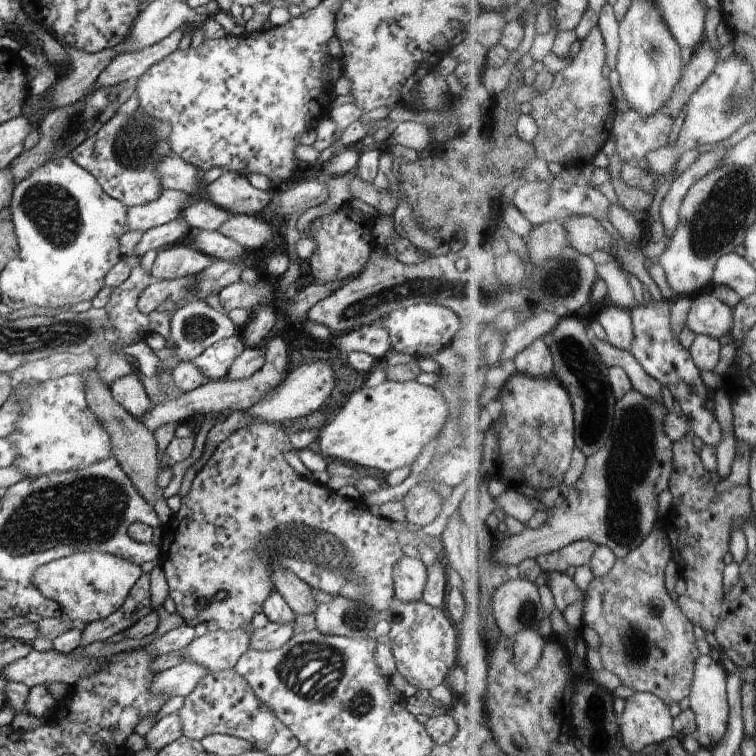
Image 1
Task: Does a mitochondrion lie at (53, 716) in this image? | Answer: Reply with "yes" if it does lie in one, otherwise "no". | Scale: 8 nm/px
no

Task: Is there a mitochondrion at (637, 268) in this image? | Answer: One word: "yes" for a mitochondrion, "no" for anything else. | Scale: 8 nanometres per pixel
no

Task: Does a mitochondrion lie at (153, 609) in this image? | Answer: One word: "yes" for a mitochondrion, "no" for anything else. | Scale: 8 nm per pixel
no

